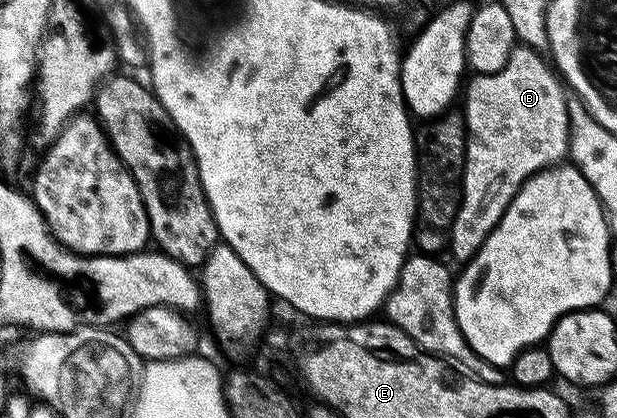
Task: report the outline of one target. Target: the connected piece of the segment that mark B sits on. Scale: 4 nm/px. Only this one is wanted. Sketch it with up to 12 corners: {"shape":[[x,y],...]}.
{"shape":[[536,58],[469,85],[458,266],[482,256],[513,192],[562,144]]}

